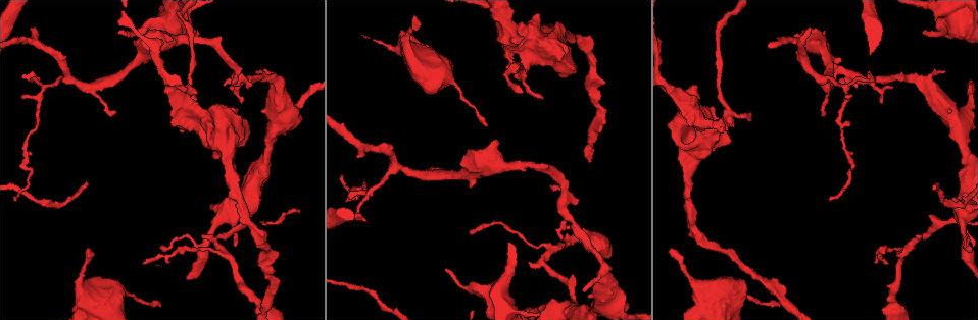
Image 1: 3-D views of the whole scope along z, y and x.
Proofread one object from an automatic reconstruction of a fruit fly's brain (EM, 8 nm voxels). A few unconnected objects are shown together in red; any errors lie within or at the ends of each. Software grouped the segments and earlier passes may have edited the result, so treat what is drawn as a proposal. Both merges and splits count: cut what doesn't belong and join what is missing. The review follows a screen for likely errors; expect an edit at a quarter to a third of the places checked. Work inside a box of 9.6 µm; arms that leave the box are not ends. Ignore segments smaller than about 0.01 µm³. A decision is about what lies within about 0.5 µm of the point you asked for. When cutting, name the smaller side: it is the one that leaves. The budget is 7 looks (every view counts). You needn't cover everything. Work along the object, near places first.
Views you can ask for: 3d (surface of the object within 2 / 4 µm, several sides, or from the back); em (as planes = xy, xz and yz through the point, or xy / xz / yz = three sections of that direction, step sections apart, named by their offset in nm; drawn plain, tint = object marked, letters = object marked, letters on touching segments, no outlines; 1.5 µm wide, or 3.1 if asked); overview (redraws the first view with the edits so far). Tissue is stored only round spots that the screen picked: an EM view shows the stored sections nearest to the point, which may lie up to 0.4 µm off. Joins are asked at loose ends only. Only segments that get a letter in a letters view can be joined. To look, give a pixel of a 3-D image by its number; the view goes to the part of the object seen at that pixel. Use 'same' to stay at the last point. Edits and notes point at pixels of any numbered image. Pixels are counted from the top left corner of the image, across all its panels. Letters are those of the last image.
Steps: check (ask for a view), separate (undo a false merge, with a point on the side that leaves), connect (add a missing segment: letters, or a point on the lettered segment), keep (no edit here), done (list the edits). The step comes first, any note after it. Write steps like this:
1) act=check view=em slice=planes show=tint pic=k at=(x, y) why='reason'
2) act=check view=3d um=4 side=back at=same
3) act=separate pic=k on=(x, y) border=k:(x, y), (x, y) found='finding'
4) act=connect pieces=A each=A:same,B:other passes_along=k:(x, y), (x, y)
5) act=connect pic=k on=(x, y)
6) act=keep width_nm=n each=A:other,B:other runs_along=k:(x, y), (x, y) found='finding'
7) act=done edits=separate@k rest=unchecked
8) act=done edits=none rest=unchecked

act=check view=em slice=planes show=plain pic=1 at=(726, 120)

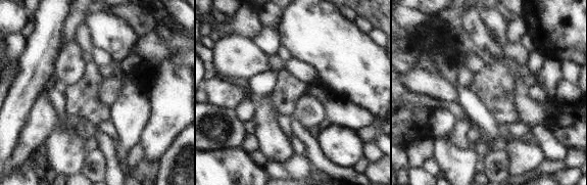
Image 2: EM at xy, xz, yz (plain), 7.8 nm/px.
act=check view=em slice=planes show=tint at=same why='with the object marked'

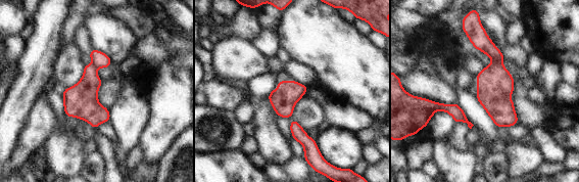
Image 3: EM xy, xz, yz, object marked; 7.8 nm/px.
act=check view=em slice=planes show=letters at=same why='what lies round it'

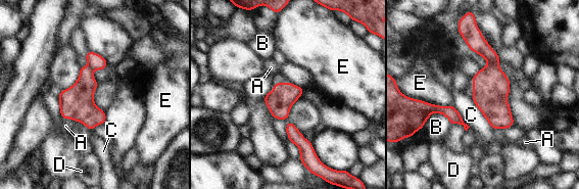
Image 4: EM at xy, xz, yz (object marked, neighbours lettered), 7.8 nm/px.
act=separate pic=4 on=(475, 40) each=A:other,B:other,C:other,D:other,E:other border=4:(488, 64), (497, 67) found='a second cell is stuck on'

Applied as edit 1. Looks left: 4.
act=check view=overview why='see it whole again'

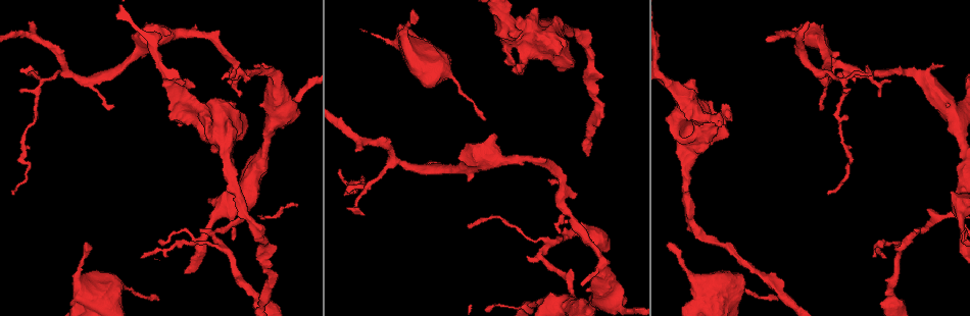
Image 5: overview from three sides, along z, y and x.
act=check view=em slice=planes show=letters pic=5 at=(847, 69) why='a fork'

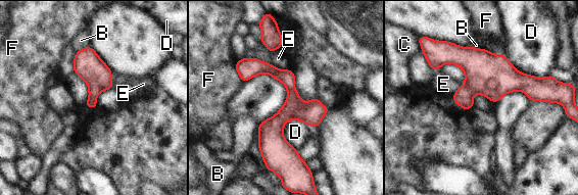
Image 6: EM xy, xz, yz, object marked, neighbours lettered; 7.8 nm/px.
act=keep width_nm=220 each=B:other,C:other,D:other,E:other,F:other border=6:(89, 45), (76, 52) found='one cell here'

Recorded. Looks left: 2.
act=check view=em slice=planes show=letters pic=5 at=(873, 73) why='thin end'

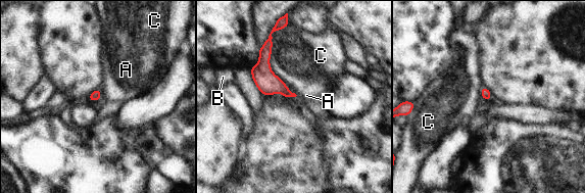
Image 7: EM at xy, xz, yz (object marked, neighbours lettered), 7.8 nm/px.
act=keep each=A:other,B:other,C:other runs_along=7:(269, 42), (264, 71), (289, 94) found='none of them fits'

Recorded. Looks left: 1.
act=done edits=separate@4 rest=unchecked

